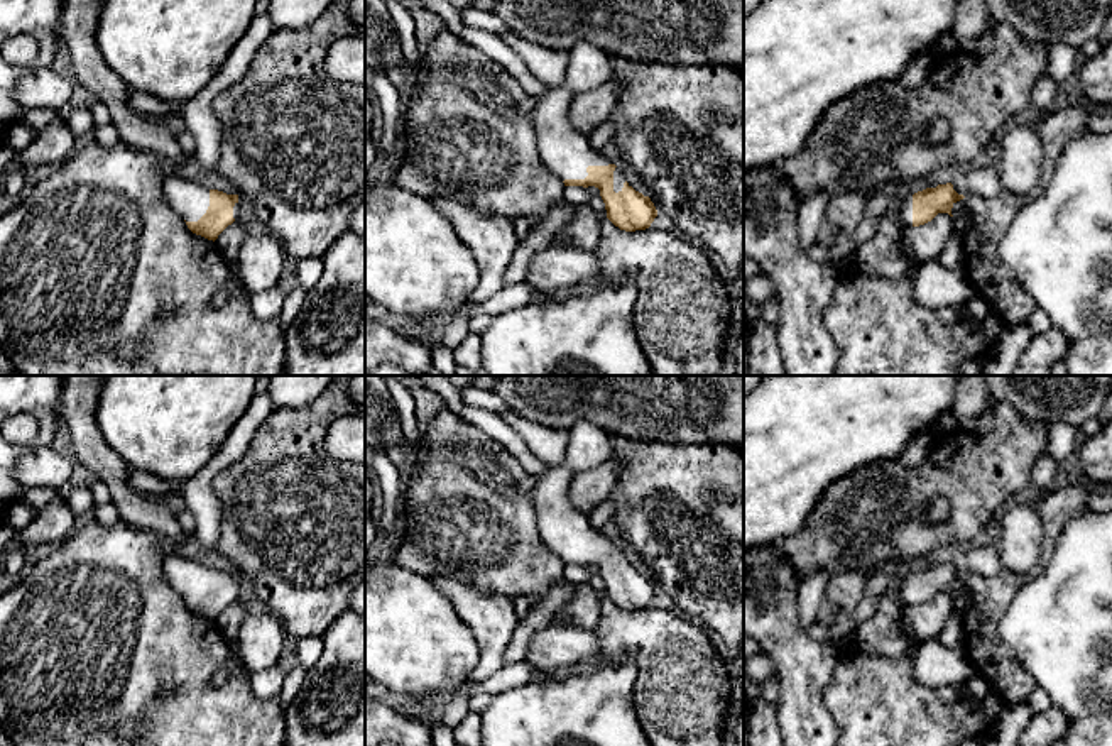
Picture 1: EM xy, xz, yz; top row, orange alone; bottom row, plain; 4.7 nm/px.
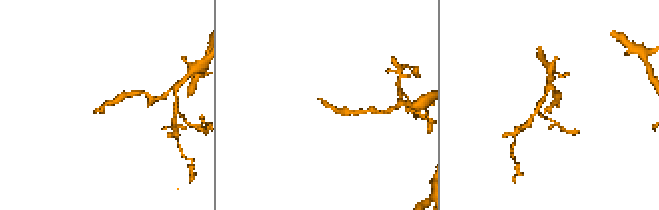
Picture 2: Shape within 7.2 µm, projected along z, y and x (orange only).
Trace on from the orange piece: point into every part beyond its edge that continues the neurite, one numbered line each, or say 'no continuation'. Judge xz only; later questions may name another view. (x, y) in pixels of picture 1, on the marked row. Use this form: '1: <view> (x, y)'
1: xz (566, 153)

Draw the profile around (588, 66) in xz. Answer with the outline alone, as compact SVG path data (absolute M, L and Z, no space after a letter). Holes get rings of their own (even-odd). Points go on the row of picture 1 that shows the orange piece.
M580 41L570 49L570 63L564 76L564 86L576 95L598 88L612 80L612 56L586 42Z

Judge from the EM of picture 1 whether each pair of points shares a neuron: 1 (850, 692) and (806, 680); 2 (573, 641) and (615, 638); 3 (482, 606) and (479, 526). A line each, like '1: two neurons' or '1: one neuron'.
1: two neurons
2: two neurons
3: two neurons

